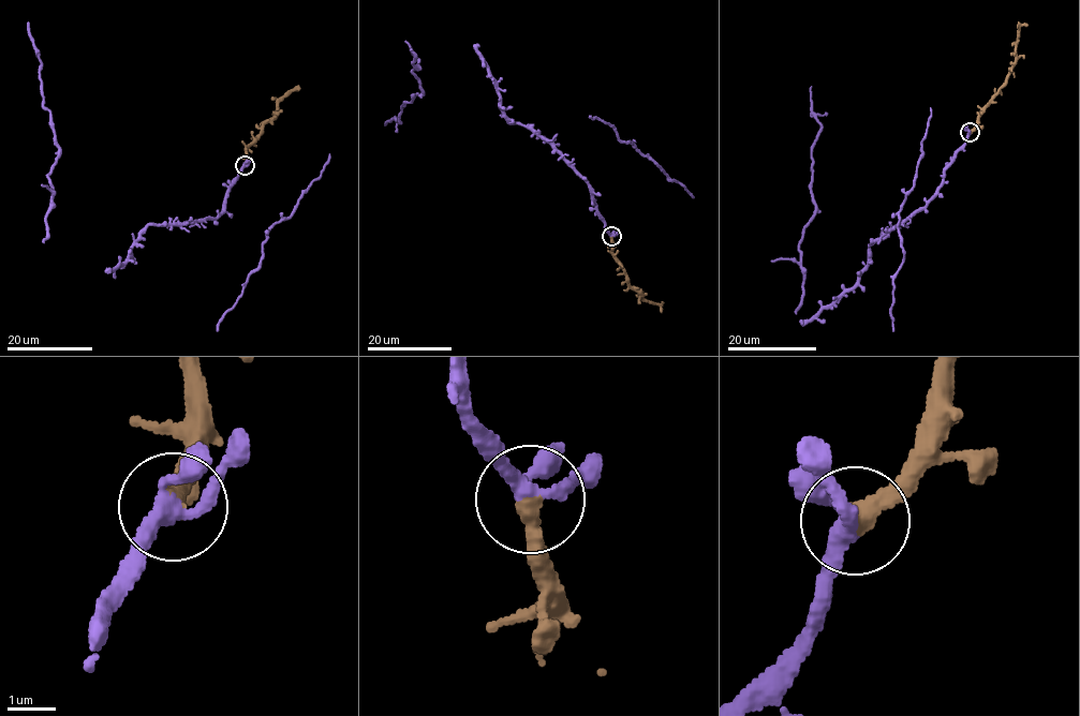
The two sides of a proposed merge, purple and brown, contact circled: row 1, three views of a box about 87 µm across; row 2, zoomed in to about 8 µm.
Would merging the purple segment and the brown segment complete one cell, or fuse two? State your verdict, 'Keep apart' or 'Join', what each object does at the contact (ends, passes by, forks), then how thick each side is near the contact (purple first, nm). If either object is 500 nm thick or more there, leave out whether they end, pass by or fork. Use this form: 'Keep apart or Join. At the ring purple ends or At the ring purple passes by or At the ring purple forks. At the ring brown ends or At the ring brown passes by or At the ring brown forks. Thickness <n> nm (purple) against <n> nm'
Join. At the ring purple passes by. At the ring brown ends. Thickness 320 nm (purple) against 440 nm

